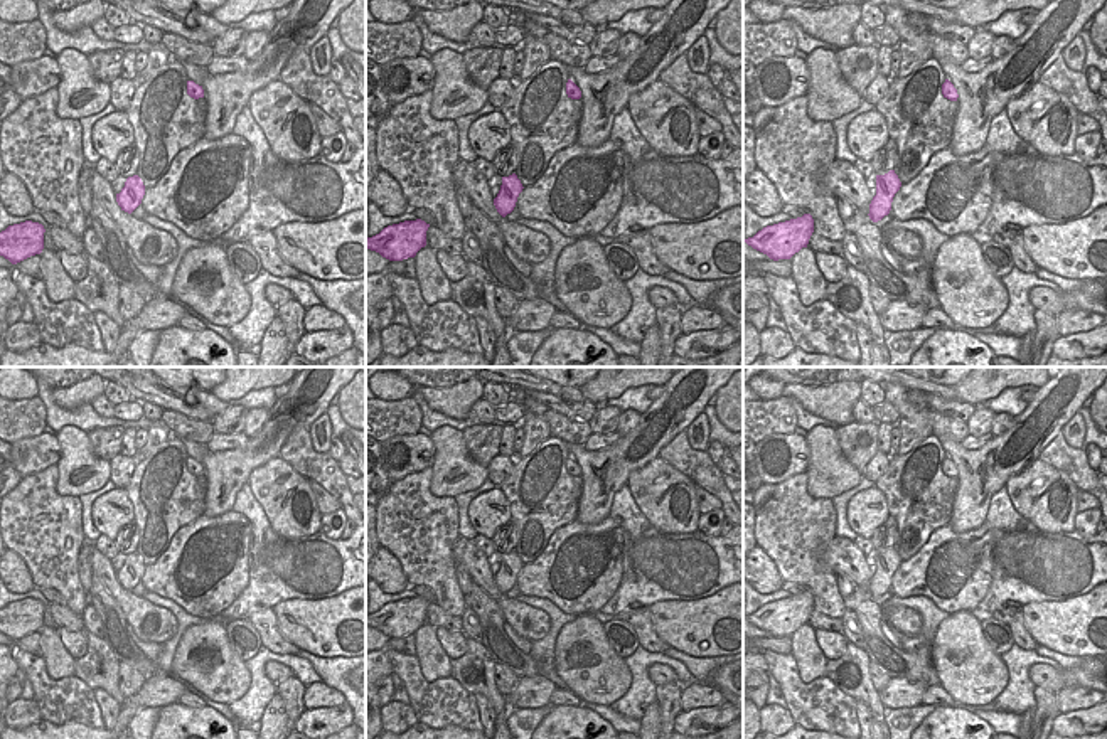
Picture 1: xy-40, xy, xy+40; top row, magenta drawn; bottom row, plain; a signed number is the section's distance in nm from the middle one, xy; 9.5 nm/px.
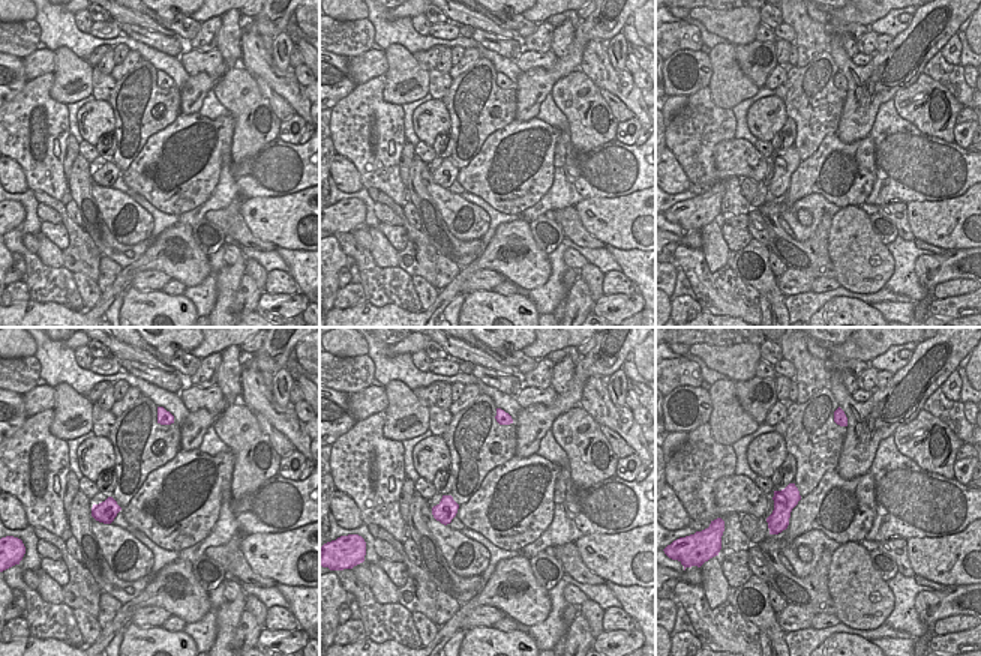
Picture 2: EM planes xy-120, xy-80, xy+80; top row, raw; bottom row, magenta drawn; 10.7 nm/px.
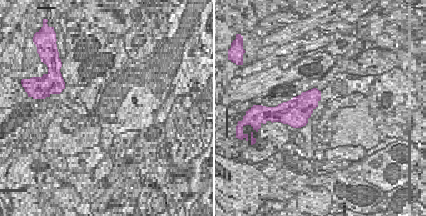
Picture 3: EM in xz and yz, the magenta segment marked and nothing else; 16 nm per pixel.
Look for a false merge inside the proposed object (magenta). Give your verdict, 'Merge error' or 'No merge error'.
No merge error.

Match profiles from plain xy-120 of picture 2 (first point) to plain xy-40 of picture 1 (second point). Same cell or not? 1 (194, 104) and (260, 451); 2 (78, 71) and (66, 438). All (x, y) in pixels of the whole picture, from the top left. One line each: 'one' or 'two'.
1: one
2: one

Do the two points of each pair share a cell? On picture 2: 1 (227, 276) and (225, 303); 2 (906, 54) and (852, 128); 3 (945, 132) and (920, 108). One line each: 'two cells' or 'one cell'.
1: one cell
2: one cell
3: one cell

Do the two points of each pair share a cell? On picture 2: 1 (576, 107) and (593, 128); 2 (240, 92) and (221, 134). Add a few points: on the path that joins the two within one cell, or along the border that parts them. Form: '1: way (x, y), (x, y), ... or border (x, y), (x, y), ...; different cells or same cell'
1: way (581, 111), (591, 123); same cell
2: border (231, 114), (234, 134), (230, 150); different cells

